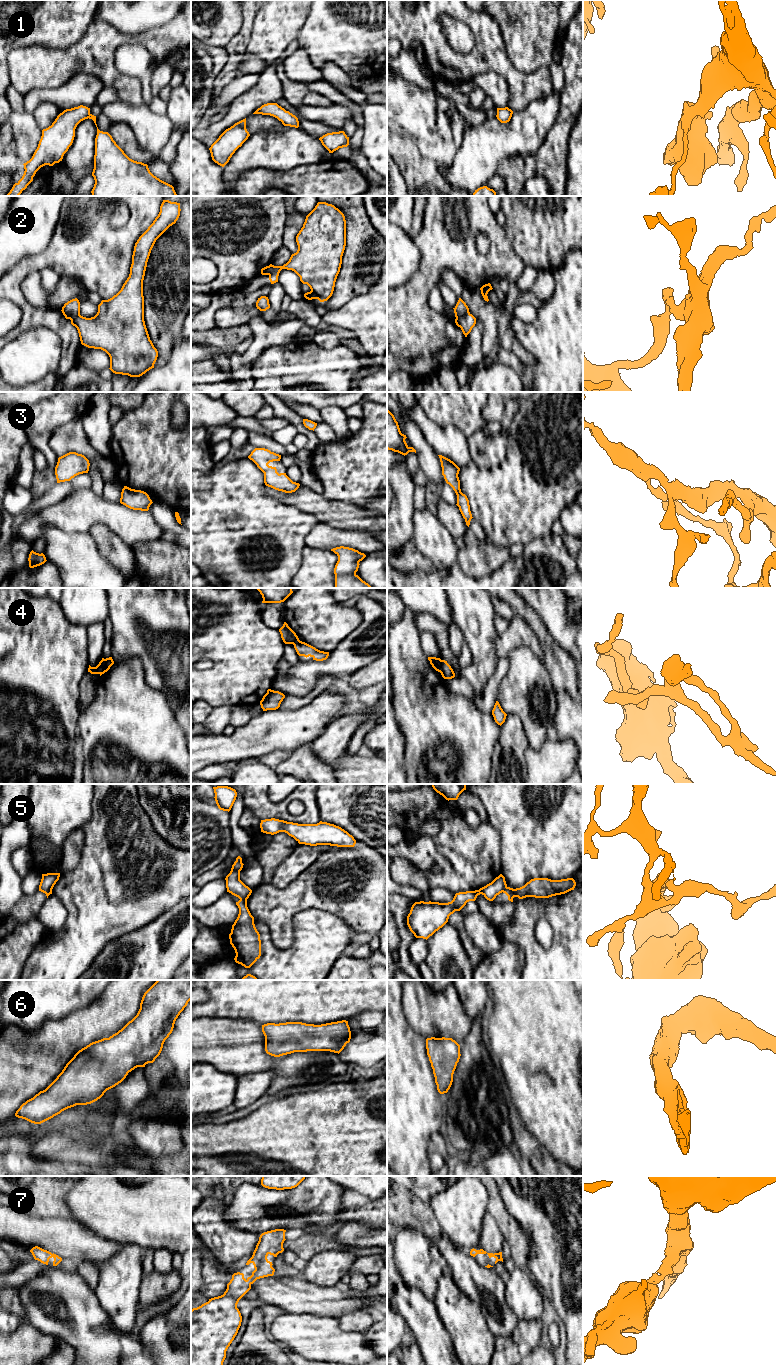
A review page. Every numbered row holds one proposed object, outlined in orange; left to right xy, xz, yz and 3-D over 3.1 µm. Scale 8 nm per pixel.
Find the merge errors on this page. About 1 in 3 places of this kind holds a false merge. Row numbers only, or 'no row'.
2, 4, 5

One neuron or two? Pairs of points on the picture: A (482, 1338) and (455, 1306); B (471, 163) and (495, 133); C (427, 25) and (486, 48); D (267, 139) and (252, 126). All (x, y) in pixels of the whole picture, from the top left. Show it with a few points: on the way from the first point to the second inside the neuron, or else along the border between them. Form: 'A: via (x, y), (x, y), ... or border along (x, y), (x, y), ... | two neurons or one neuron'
A: via (474, 1330), (458, 1314) | one neuron
B: via (478, 156), (491, 140) | one neuron
C: via (436, 41), (453, 58), (470, 58) | one neuron
D: border along (281, 129), (276, 131), (256, 131), (250, 135) | two neurons

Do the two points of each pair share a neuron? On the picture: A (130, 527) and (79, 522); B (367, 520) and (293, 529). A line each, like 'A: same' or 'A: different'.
A: same
B: different

